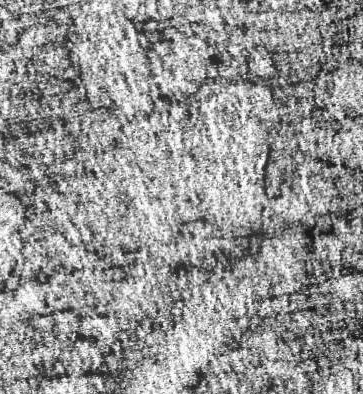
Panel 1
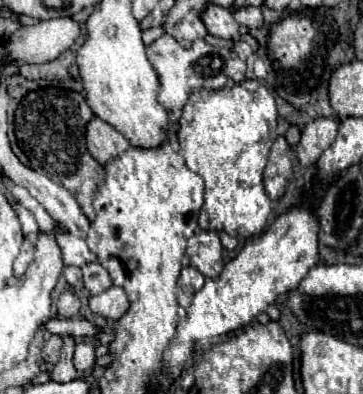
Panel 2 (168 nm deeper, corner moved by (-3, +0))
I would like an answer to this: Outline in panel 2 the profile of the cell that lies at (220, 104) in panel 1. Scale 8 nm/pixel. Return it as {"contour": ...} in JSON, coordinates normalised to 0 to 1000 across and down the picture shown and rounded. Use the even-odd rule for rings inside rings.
{"contour":[[[628,203],[623,218],[606,228],[551,223],[523,239],[485,310],[485,325],[490,325],[485,340],[496,360],[496,391],[512,421],[529,437],[551,442],[567,467],[562,518],[556,518],[551,553],[545,553],[545,569],[556,584],[595,584],[595,589],[617,584],[634,599],[667,599],[667,604],[689,604],[727,584],[733,558],[749,538],[749,523],[727,487],[722,437],[727,437],[744,376],[766,348],[766,299],[755,244],[711,203],[667,203],[667,208]]]}

